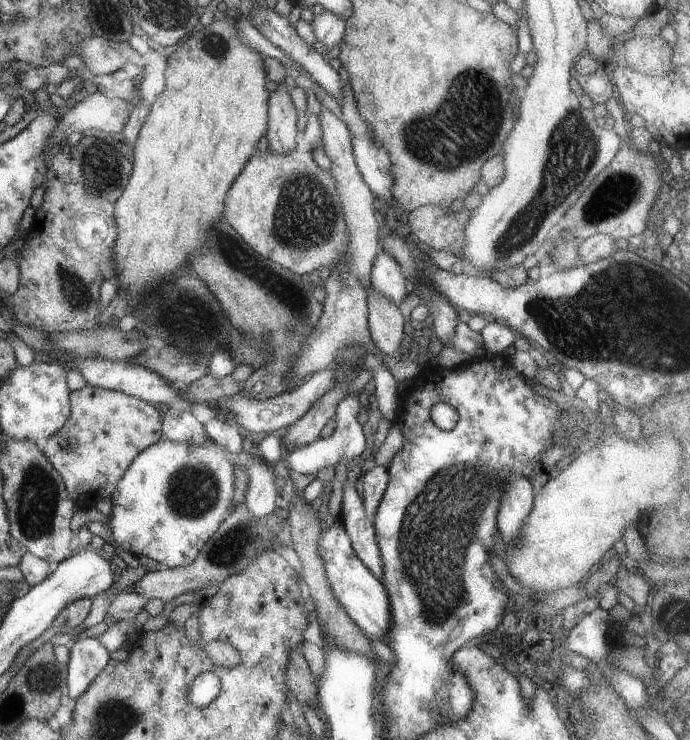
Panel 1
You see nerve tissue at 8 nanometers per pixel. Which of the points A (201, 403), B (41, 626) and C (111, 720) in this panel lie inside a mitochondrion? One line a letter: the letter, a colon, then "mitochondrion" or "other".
A: other
B: other
C: mitochondrion

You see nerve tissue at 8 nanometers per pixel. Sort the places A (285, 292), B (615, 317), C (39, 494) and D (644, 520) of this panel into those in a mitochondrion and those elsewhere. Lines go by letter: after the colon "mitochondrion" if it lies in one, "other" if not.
A: mitochondrion
B: mitochondrion
C: mitochondrion
D: other

